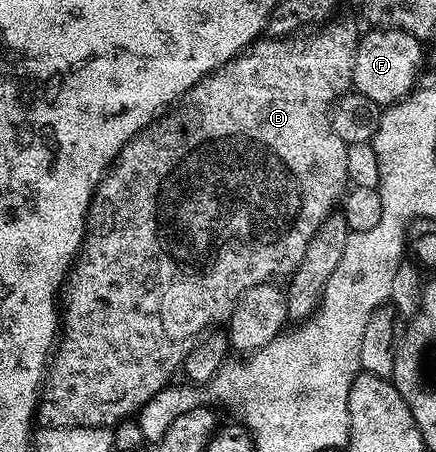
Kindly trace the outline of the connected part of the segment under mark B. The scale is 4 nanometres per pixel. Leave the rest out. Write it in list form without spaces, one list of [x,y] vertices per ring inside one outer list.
[[[339,22],[336,26],[330,26],[328,25],[326,28],[320,29],[316,33],[320,33],[316,38],[303,38],[307,36],[292,36],[290,38],[260,37],[258,40],[252,42],[243,53],[238,54],[232,62],[226,62],[221,69],[214,70],[212,74],[206,74],[196,86],[184,92],[182,98],[179,99],[176,105],[170,107],[166,113],[156,118],[151,125],[144,128],[137,136],[133,136],[133,140],[129,140],[125,144],[125,148],[121,148],[118,158],[115,159],[111,169],[107,171],[107,175],[99,181],[99,187],[95,189],[95,194],[91,197],[91,207],[87,213],[87,235],[83,238],[83,246],[79,249],[79,257],[76,258],[75,265],[71,273],[68,274],[66,283],[61,291],[61,341],[58,343],[57,353],[50,363],[39,395],[37,422],[40,427],[73,428],[74,426],[97,426],[106,428],[108,426],[108,428],[111,428],[124,420],[130,419],[132,416],[138,415],[141,407],[153,396],[157,396],[157,392],[168,389],[170,382],[167,381],[174,374],[178,375],[180,373],[185,356],[189,356],[189,352],[195,347],[195,343],[199,341],[204,331],[208,328],[222,327],[224,324],[230,322],[233,308],[246,290],[254,286],[262,286],[270,283],[272,280],[279,280],[275,278],[283,278],[282,280],[290,279],[291,275],[298,269],[305,256],[305,250],[309,248],[309,242],[313,240],[313,236],[319,231],[323,222],[342,203],[343,195],[349,189],[346,170],[347,149],[349,146],[333,130],[331,115],[332,109],[336,105],[340,95],[352,89],[353,60],[357,56],[357,44],[361,37],[361,30],[358,30],[351,22]]]

